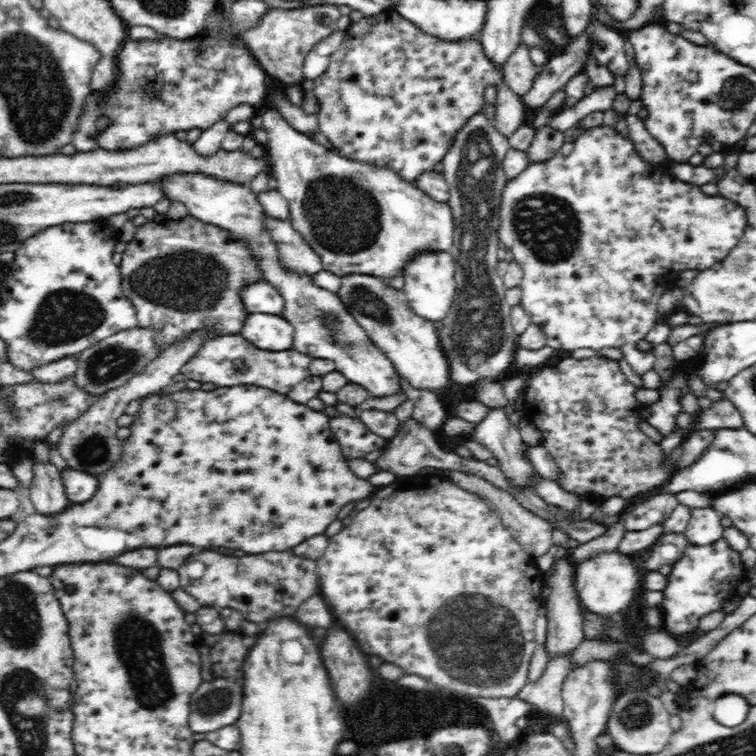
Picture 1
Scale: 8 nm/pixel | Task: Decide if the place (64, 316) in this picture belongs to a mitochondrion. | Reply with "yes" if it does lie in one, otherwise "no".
yes

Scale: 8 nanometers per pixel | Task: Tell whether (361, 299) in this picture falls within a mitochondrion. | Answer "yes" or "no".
yes

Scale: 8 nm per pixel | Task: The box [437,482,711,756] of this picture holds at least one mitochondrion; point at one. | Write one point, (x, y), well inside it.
(638, 714)

